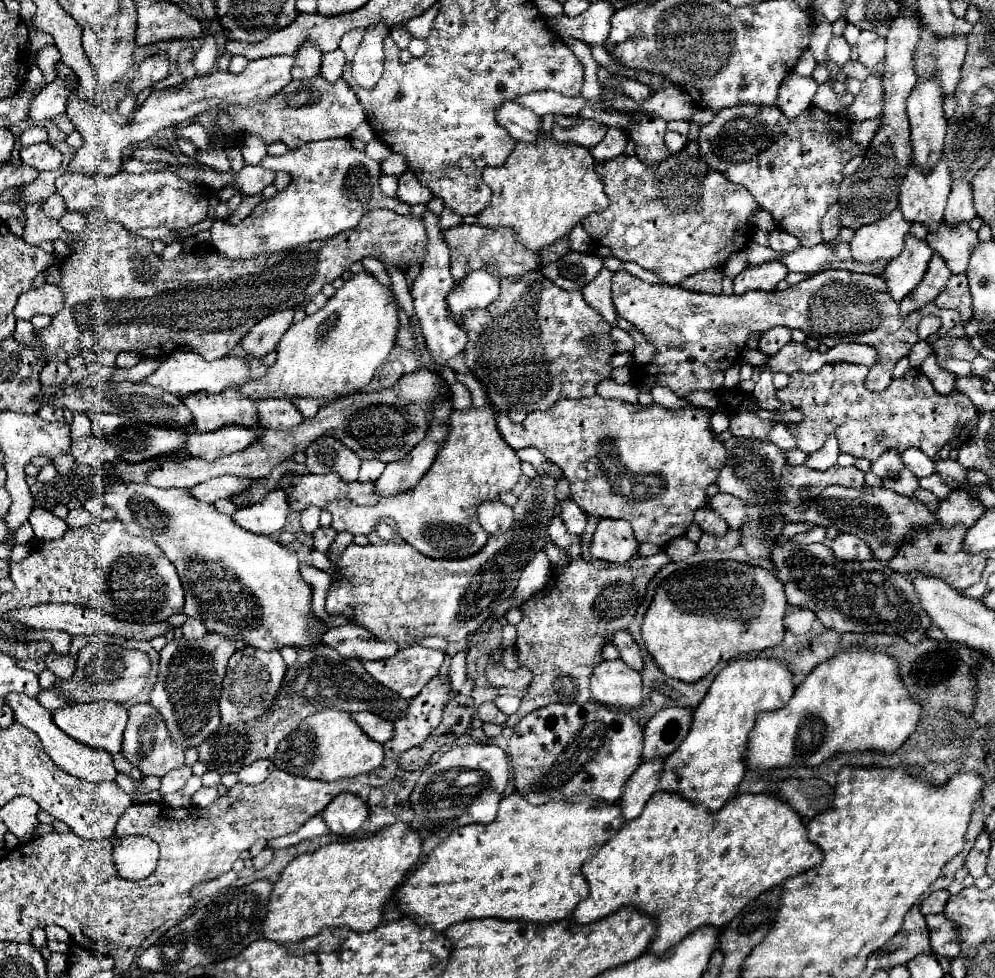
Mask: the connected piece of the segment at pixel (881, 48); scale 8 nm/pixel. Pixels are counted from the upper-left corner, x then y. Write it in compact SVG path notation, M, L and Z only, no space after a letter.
M861 32L859 36L859 62L867 68L877 66L885 58L885 38L873 32Z

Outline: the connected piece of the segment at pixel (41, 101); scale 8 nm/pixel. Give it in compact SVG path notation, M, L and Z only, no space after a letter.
M59 78L45 86L29 104L27 118L33 122L55 118L57 114L65 112L67 106L67 84L63 84Z

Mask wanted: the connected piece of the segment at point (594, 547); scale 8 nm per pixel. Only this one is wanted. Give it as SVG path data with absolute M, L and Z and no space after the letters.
M603 518L597 524L589 550L593 558L613 564L625 564L637 556L637 548L639 542L627 520Z

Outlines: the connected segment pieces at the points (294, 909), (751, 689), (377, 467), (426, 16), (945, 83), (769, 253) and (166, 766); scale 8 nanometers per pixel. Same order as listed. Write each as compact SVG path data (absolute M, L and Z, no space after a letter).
M395 822L371 838L327 844L311 854L291 860L273 884L267 916L263 920L265 940L295 944L315 936L321 928L351 928L367 932L381 924L383 910L399 880L403 880L421 856L421 834L403 822Z
M755 658L729 662L695 708L687 738L667 756L657 792L673 792L693 804L705 806L713 814L719 812L719 808L737 794L739 782L745 776L743 754L749 744L749 732L755 726L755 716L783 708L793 692L793 676L789 668L777 660Z
M363 460L359 480L361 482L375 482L383 474L383 468L385 468L385 464L379 460Z
M435 2L429 10L425 10L419 18L411 18L405 26L407 26L407 30L409 30L409 34L413 36L413 38L427 38L427 34L429 34L429 30L431 30L431 20L437 16L437 12L439 12L439 2Z
M921 30L919 52L915 54L915 68L919 80L939 80L943 98L955 94L959 72L965 58L965 36L941 40Z
M755 242L747 244L745 252L747 252L749 266L759 266L759 264L765 264L765 262L773 262L773 260L779 260L779 256L781 256L781 252L775 252L769 246L761 246L761 244L755 244Z
M135 704L129 708L129 724L125 728L123 754L133 766L143 772L143 776L159 778L163 778L169 770L181 768L185 760L185 748L179 748L179 744L171 744L167 726L163 724L163 716L159 716L159 712L151 704Z

